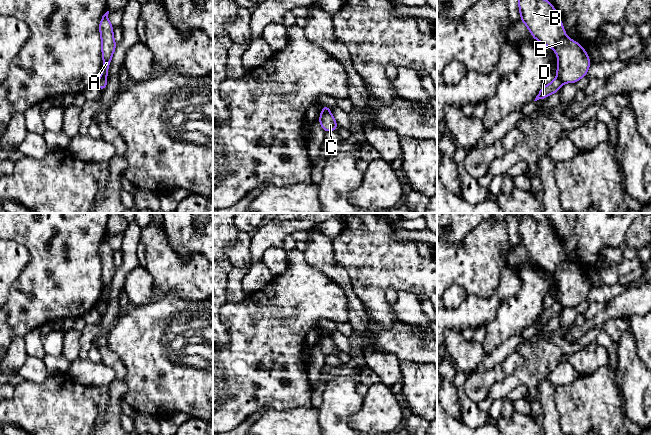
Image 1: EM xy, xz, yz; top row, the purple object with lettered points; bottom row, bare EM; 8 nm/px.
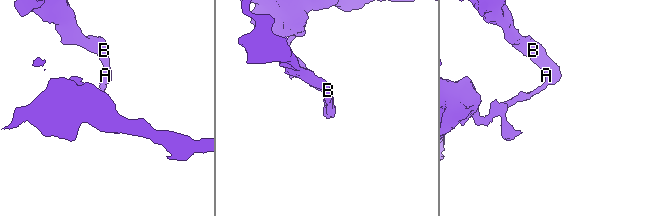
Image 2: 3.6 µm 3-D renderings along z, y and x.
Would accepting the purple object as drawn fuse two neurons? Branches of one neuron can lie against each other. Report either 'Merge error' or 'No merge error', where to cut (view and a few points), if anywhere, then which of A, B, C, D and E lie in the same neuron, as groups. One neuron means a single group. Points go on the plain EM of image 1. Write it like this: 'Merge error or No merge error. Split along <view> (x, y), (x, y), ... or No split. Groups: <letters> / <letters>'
Merge error. Split along xy (99, 302), (106, 303). Groups: A B C E / D

